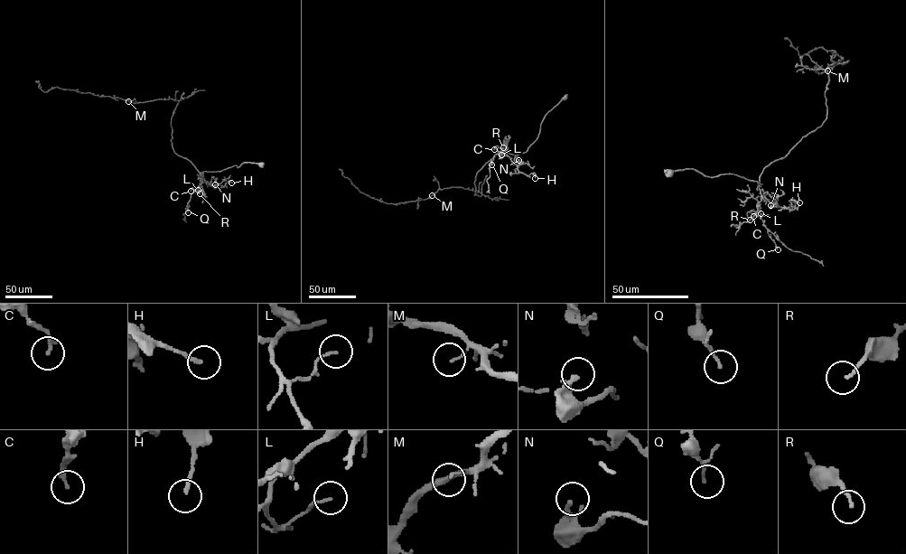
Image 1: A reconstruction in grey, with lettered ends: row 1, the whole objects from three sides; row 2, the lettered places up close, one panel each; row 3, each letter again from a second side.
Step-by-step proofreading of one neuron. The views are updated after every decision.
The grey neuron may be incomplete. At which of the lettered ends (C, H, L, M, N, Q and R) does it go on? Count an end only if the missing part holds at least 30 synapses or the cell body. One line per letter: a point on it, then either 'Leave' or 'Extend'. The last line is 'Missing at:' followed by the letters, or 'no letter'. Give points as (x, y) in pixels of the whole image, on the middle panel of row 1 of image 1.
C: Place: (494, 149). Leave
H: Place: (535, 178). Leave
L: Place: (501, 154). Leave
M: Place: (432, 195). Leave
N: Place: (518, 160). Leave
Q: Place: (491, 164). Leave
R: Place: (503, 147). Leave
Missing at: no letter

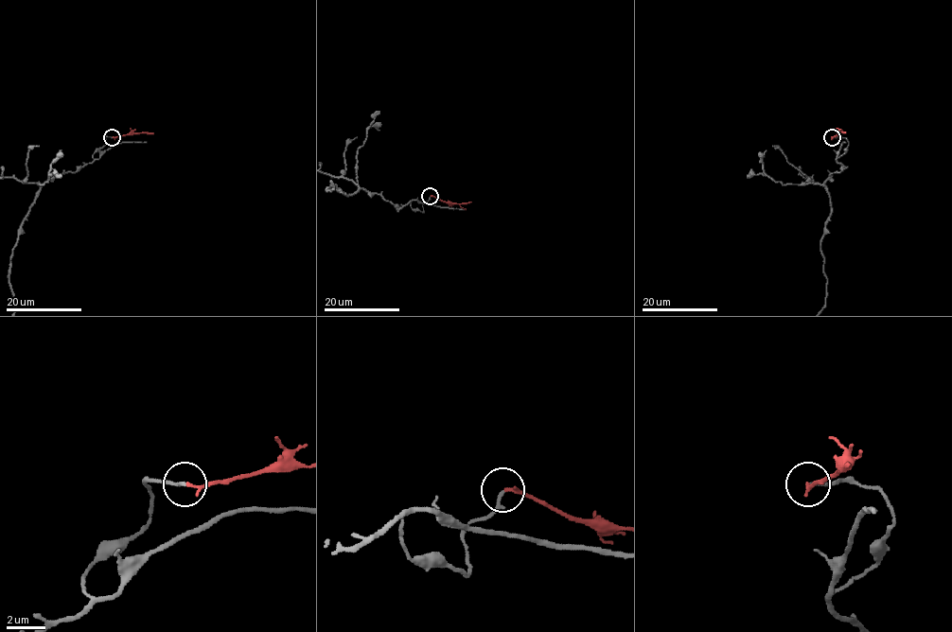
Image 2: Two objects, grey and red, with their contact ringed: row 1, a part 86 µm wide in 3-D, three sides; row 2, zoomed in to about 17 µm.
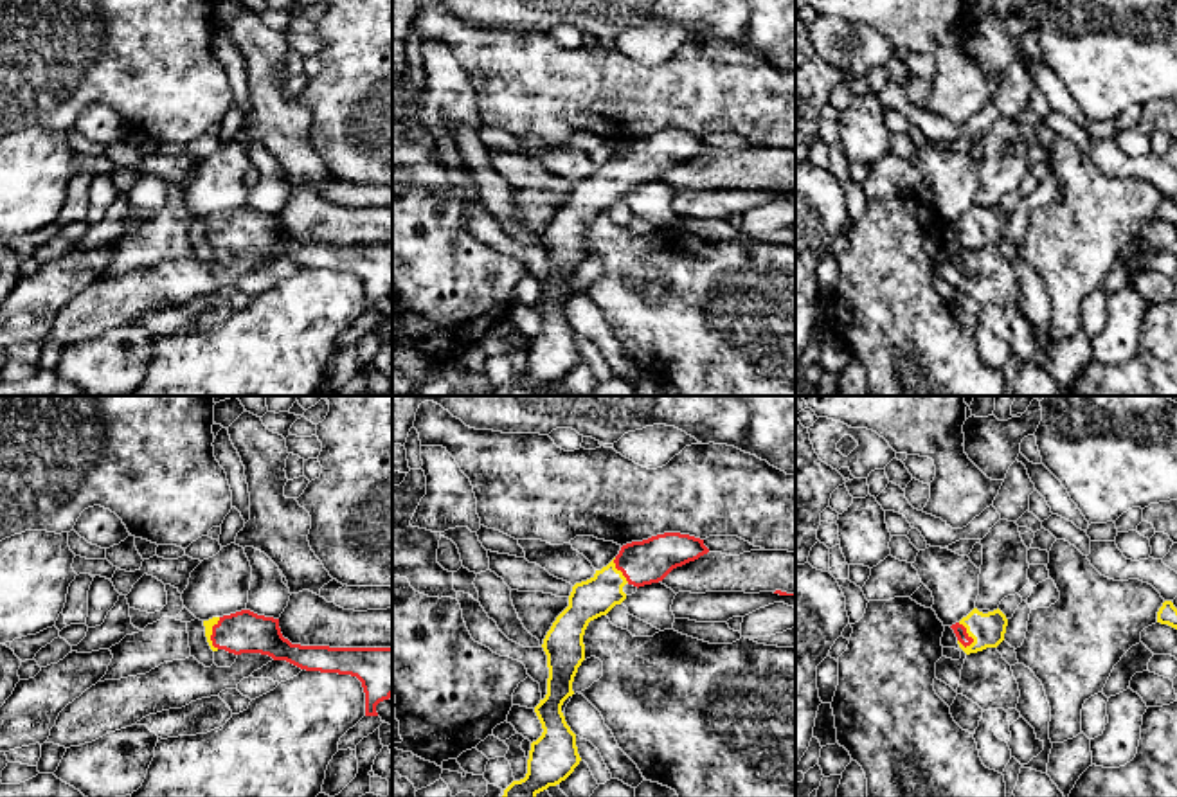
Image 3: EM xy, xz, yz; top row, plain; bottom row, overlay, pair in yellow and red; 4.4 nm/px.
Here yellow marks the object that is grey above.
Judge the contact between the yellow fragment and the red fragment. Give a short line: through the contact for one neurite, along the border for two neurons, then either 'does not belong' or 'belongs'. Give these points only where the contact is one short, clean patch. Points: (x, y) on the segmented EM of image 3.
yz (987, 630), (969, 635), (960, 630) | belongs

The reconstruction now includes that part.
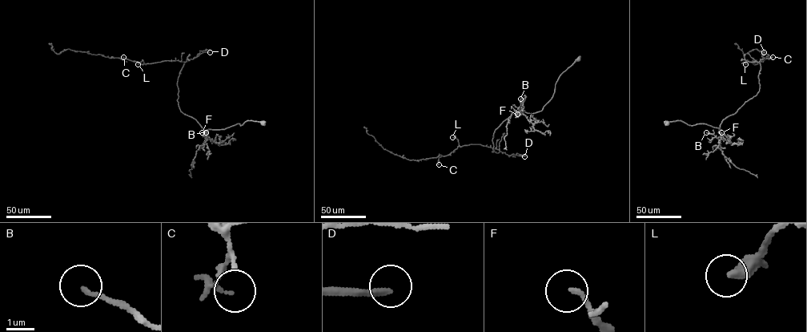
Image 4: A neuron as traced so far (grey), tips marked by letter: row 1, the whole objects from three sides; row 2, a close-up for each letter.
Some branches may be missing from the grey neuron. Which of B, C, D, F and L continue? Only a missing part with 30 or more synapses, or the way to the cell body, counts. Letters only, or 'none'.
D, F

